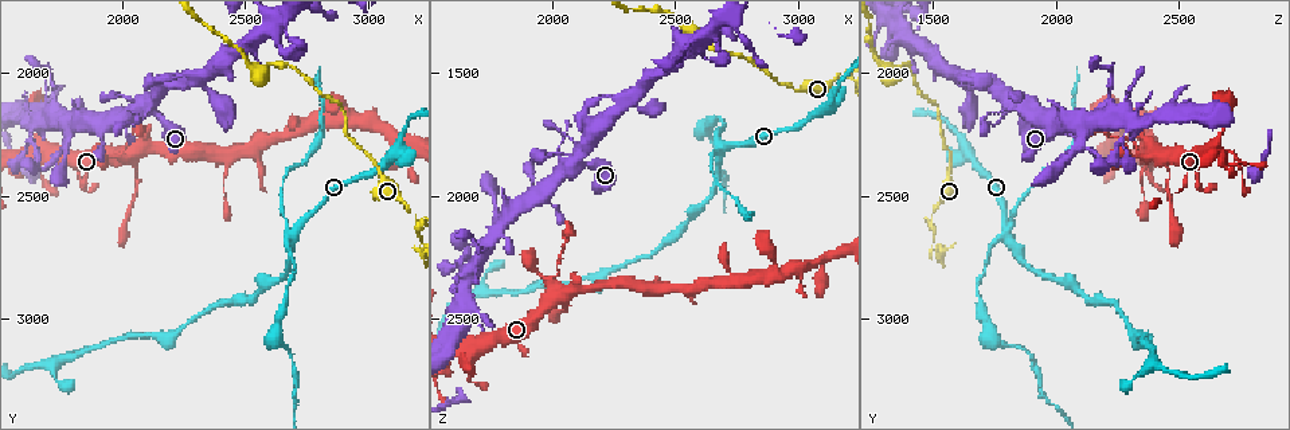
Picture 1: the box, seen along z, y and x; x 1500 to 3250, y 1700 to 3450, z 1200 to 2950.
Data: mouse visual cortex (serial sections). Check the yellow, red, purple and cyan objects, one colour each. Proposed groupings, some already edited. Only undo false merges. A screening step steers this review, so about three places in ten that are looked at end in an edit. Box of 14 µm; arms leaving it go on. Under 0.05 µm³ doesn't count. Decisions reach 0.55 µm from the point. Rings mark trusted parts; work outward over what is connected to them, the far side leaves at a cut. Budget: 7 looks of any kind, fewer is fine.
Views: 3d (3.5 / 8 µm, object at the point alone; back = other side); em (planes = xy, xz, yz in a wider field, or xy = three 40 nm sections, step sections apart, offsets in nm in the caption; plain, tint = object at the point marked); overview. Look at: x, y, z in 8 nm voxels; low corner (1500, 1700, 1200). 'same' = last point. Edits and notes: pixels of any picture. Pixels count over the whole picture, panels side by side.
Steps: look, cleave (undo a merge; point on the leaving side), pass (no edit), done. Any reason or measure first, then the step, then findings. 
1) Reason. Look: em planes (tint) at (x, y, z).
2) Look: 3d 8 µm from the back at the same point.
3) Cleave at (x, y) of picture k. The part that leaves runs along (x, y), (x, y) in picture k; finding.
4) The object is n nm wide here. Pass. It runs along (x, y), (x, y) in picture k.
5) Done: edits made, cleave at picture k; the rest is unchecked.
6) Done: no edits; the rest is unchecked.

Sudden change in width. Look: 3d 3.5 µm at (2110, 2140, 1850).

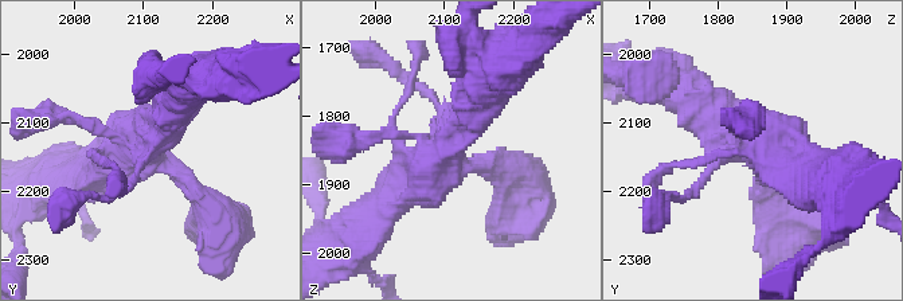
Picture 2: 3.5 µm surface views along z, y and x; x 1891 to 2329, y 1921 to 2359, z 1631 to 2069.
Pass. It runs along (771, 204), (767, 159), (695, 101) in picture 2; all the same cell.

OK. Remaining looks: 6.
Four-way junction. Look: 3d 8 µm at (2680, 2660, 1790).

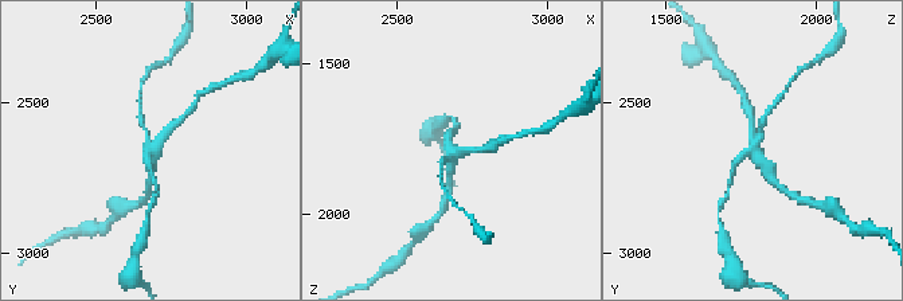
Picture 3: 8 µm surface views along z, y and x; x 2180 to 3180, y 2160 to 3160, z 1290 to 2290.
Look: 3d 3.5 µm at (2680, 2670, 1800).

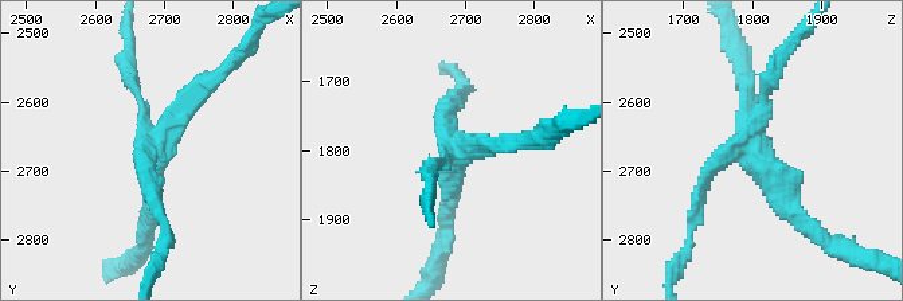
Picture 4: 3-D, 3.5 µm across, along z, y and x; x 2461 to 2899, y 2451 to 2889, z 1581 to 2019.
Now the EM. Look: em xy step 5 (tint) at (2690, 2660, 1795).

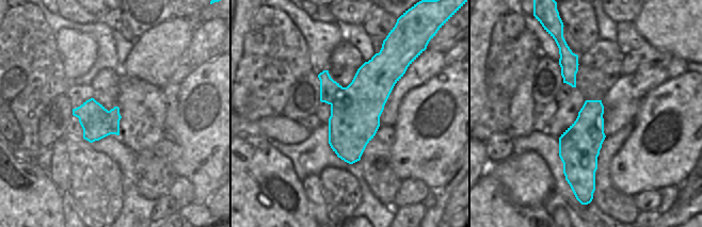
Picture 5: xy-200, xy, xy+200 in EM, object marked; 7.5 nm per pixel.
The arms are 150, 200, 250, 250 nm wide. Cleave at (132, 82) of picture 4. The part that leaves runs along (733, 149), (706, 178), (677, 261) in picture 4; two cells meet here.

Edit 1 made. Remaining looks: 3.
Side arm on a straight run. Look: 3d 3.5 µm at (1710, 3180, 2400).

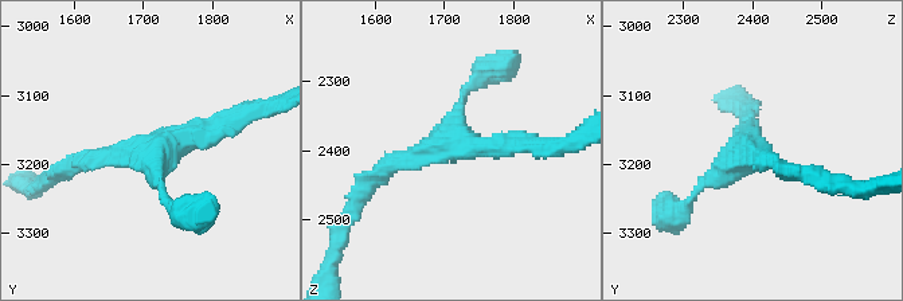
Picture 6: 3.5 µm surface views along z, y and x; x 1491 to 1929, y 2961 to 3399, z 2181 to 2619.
3 arms meet here; the arms are 150, 200, 200 nm wide. Look: em xy step 1 (tint) at (1715, 3185, 2395).

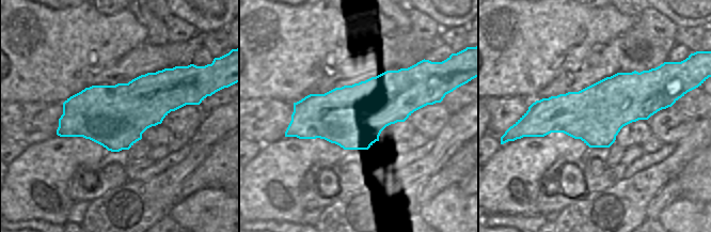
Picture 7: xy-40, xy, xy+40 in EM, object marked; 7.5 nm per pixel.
Pass. It runs along (234, 120), (152, 153), (70, 165) in picture 6; continuous, no second cell.

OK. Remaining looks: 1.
Done: edits made, cleave at picture 4; the rest is unchecked.

